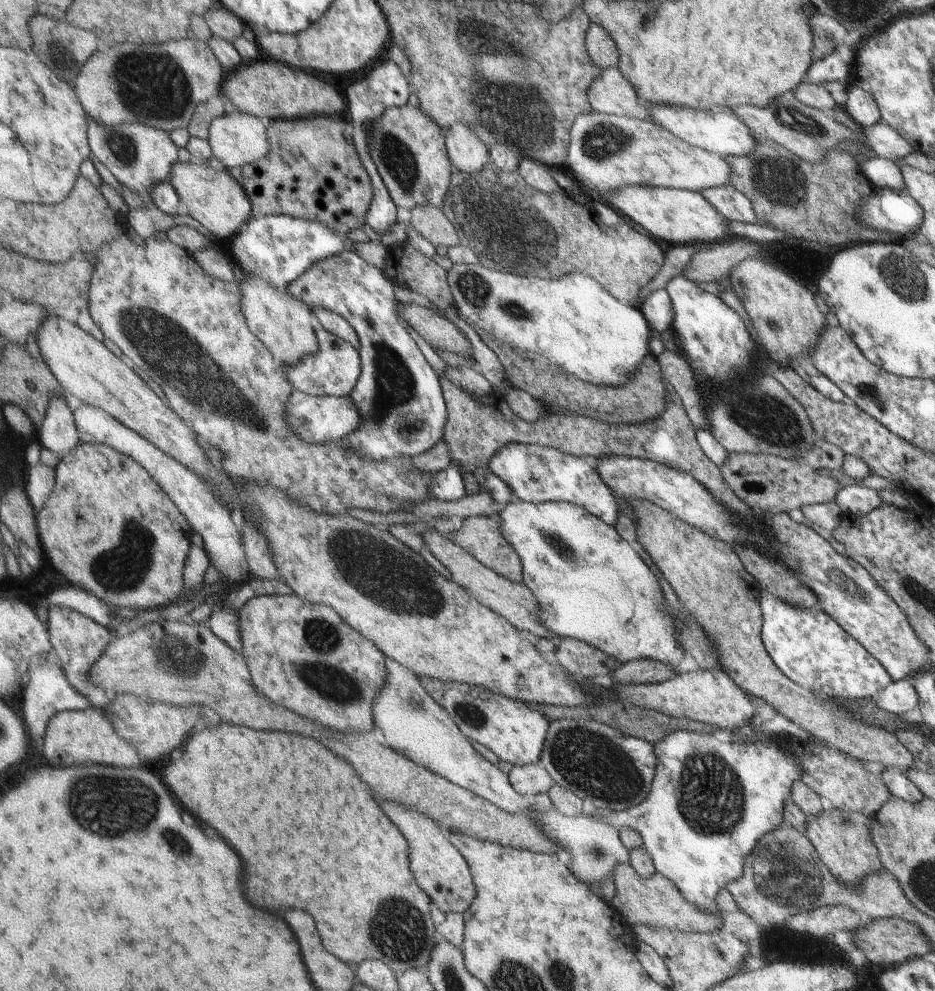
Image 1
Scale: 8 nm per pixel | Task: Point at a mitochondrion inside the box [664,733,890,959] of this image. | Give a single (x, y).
(712, 800)

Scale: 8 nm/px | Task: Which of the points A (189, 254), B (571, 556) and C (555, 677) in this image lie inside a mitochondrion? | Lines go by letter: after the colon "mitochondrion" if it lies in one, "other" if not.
A: other
B: mitochondrion
C: other

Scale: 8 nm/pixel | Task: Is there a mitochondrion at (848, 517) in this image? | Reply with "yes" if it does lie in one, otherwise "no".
no

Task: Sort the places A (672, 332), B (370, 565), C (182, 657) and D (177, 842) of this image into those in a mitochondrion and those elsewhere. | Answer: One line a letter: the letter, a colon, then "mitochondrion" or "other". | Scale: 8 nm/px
A: other
B: mitochondrion
C: mitochondrion
D: mitochondrion

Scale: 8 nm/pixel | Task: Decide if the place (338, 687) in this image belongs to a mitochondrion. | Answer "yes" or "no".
yes

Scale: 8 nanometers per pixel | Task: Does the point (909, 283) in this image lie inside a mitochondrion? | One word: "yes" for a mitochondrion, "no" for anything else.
yes

